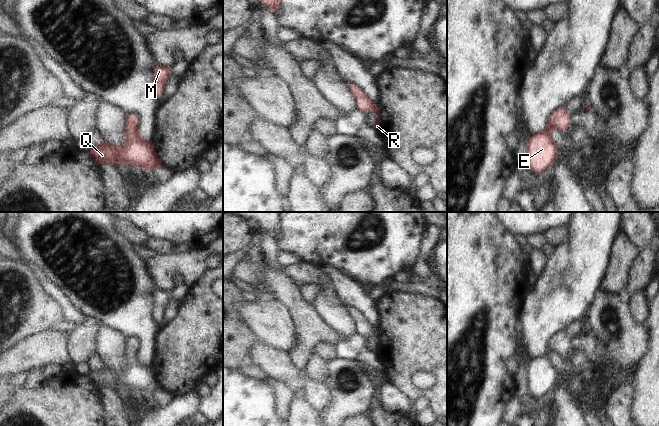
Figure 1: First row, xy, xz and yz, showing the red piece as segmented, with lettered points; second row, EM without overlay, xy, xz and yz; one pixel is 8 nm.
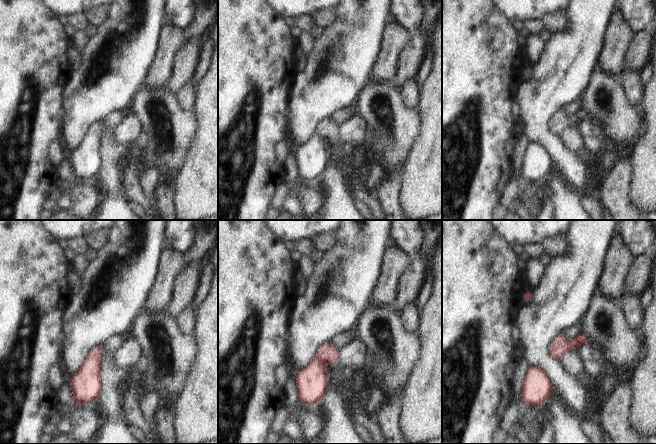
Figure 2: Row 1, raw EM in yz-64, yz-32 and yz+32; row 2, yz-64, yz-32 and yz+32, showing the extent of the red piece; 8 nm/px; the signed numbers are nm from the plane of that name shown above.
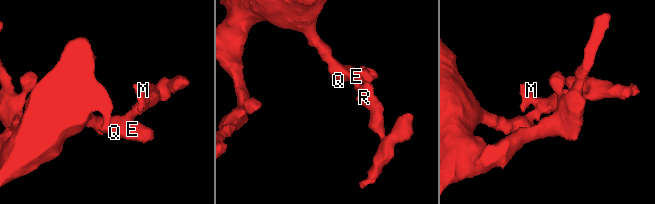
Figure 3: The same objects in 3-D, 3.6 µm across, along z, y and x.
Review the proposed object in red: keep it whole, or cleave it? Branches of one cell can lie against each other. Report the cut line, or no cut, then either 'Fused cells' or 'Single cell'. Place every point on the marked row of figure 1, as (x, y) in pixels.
No split. Single cell

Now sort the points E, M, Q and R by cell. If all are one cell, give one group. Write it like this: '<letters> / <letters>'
E M Q R

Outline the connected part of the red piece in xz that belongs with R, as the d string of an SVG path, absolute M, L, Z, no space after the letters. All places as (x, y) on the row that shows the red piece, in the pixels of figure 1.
M348 83L348 86L351 90L351 92L355 95L356 100L357 100L357 106L360 111L363 111L365 113L375 111L378 114L378 119L376 121L375 128L379 129L380 128L380 117L379 117L379 112L380 112L380 107L379 105L374 104L370 98L363 93L363 90L358 87L357 85L353 83Z

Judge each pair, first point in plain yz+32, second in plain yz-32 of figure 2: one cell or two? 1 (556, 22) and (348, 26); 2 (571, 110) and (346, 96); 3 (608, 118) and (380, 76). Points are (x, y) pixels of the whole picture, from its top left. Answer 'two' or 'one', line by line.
1: two
2: two
3: two

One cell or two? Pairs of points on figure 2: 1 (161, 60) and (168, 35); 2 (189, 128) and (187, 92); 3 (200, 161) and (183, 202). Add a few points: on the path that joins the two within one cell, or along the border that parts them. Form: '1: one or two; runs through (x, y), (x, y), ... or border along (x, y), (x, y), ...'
1: one; runs through (166, 54), (168, 41)
2: two; border along (175, 97), (181, 110), (193, 111)
3: one; runs through (200, 171), (200, 185), (193, 192)

